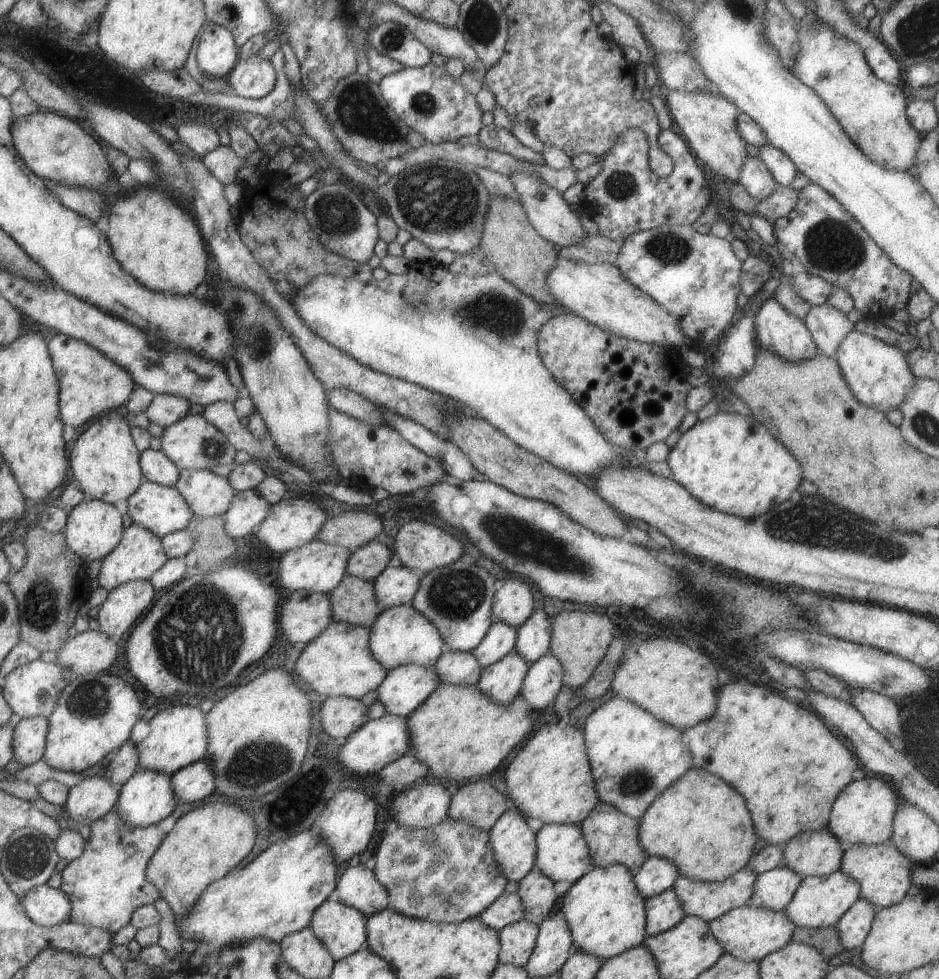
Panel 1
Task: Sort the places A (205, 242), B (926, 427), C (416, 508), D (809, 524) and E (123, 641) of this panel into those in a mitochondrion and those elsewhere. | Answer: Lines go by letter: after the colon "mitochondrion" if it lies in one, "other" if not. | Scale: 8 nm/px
A: other
B: mitochondrion
C: other
D: mitochondrion
E: other

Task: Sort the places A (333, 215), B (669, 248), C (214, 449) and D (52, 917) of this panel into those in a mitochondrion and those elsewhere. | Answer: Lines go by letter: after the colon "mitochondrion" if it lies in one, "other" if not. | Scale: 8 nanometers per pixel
A: mitochondrion
B: mitochondrion
C: mitochondrion
D: other

